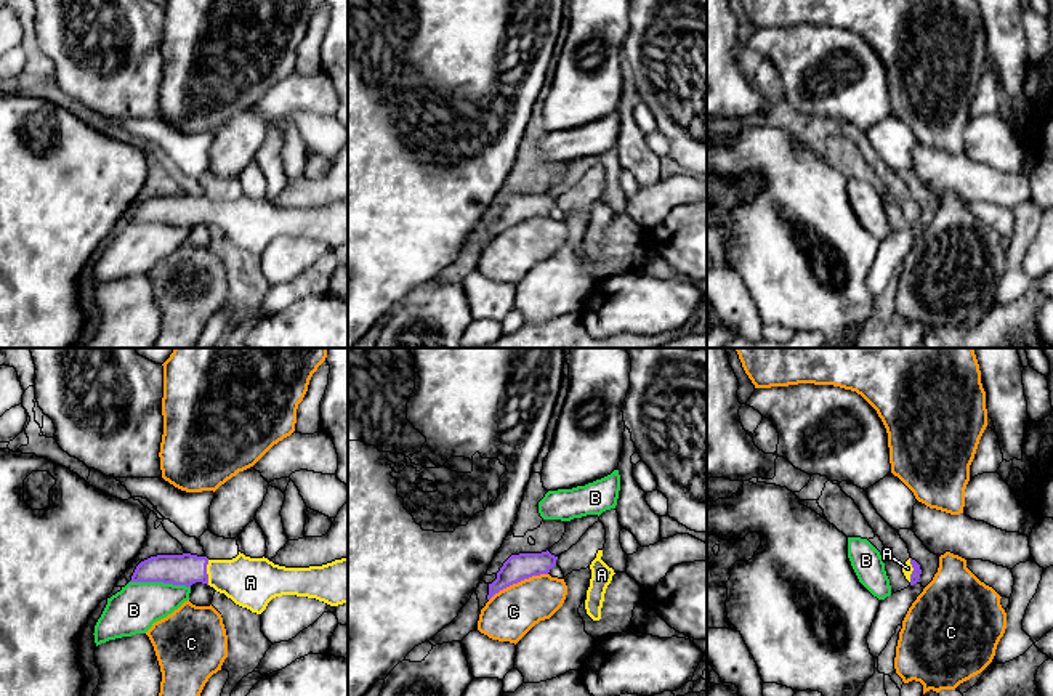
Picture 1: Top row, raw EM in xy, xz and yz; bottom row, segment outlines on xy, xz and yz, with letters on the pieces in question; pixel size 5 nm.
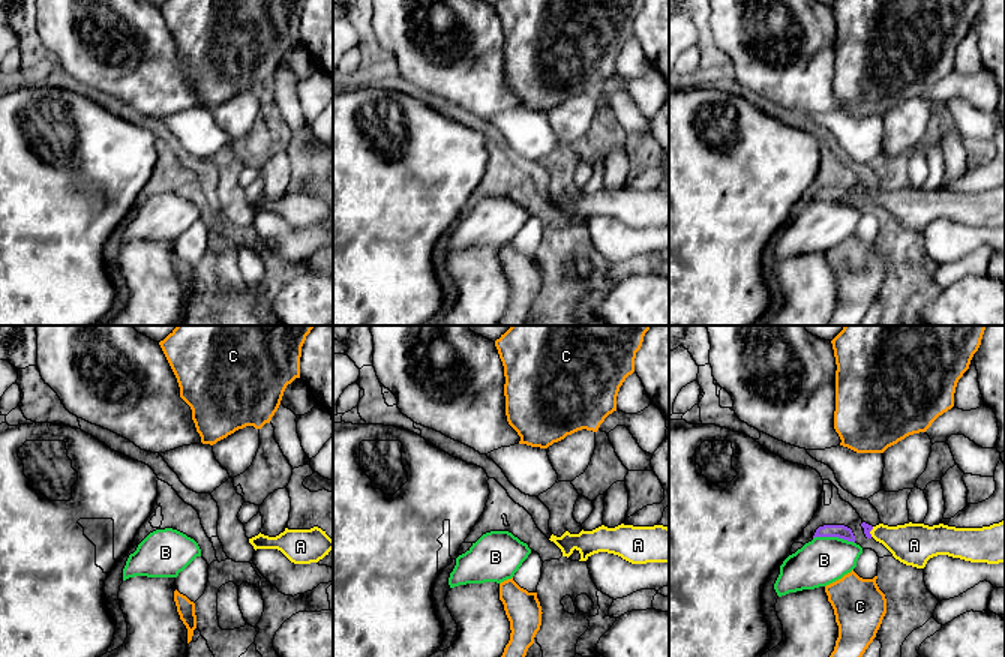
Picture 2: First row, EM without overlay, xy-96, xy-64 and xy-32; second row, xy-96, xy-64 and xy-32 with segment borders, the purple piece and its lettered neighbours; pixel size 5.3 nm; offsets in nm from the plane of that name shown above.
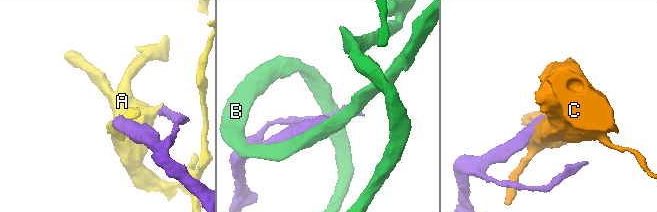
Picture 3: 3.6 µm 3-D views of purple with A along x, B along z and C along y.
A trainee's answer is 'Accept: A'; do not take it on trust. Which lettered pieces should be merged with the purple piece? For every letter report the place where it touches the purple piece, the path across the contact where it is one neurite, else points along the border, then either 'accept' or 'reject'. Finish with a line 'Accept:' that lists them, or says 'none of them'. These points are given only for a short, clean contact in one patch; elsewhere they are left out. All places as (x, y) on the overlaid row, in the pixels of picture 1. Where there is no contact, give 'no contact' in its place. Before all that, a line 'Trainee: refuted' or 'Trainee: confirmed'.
Trainee: confirmed
A: meets purple in xy at (205, 573); runs through xy (180, 570), (205, 573), (218, 573), (250, 582); accept
B: meets purple in xy at (161, 581); reject
C: meets purple in xz at (518, 581); reject
Accept: A

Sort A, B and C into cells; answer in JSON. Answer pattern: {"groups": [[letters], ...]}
{"groups": [["A"], ["B"], ["C"]]}

